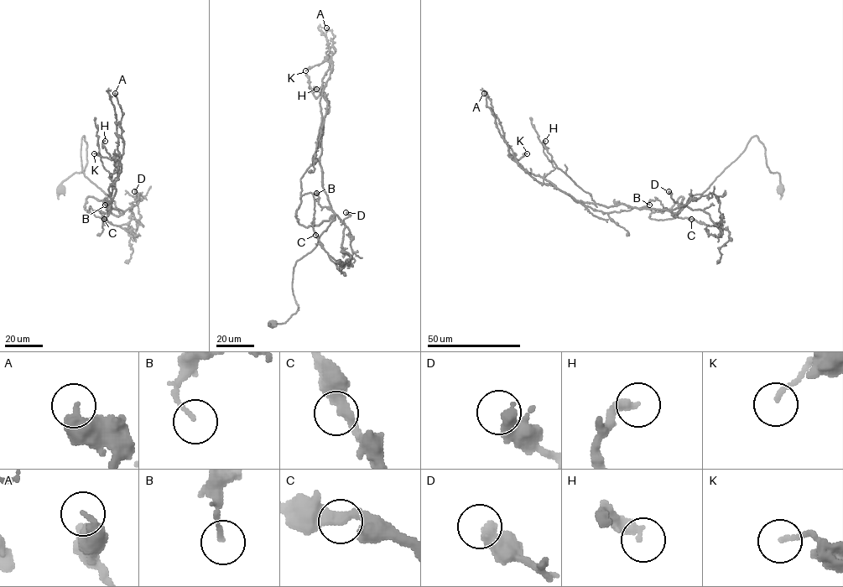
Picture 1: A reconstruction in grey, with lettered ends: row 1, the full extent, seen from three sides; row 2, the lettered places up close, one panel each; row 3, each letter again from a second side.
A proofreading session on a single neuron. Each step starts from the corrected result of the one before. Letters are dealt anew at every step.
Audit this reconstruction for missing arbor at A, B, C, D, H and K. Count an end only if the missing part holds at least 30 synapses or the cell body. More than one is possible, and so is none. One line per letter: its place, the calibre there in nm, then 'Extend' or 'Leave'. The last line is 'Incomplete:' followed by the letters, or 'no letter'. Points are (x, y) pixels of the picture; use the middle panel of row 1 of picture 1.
A: Place: (326, 28). Thickness 320 nm. Leave
B: Place: (316, 193). Thickness 130 nm. Leave
C: Place: (315, 235). Thickness 320 nm. Leave
D: Place: (346, 212). Thickness 360 nm. Leave
H: Place: (316, 89). Thickness 320 nm. Leave
K: Place: (305, 70). Thickness 150 nm. Leave
Incomplete: no letter

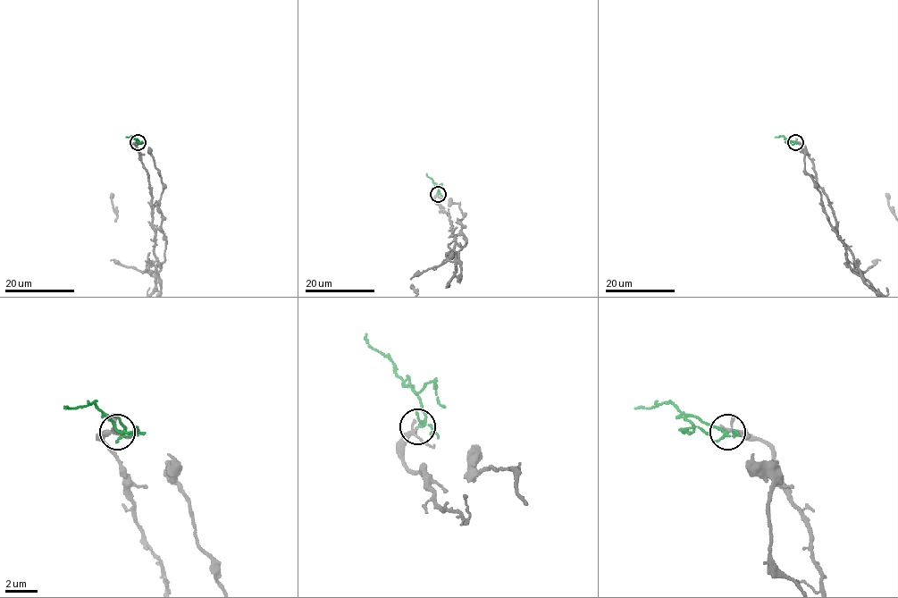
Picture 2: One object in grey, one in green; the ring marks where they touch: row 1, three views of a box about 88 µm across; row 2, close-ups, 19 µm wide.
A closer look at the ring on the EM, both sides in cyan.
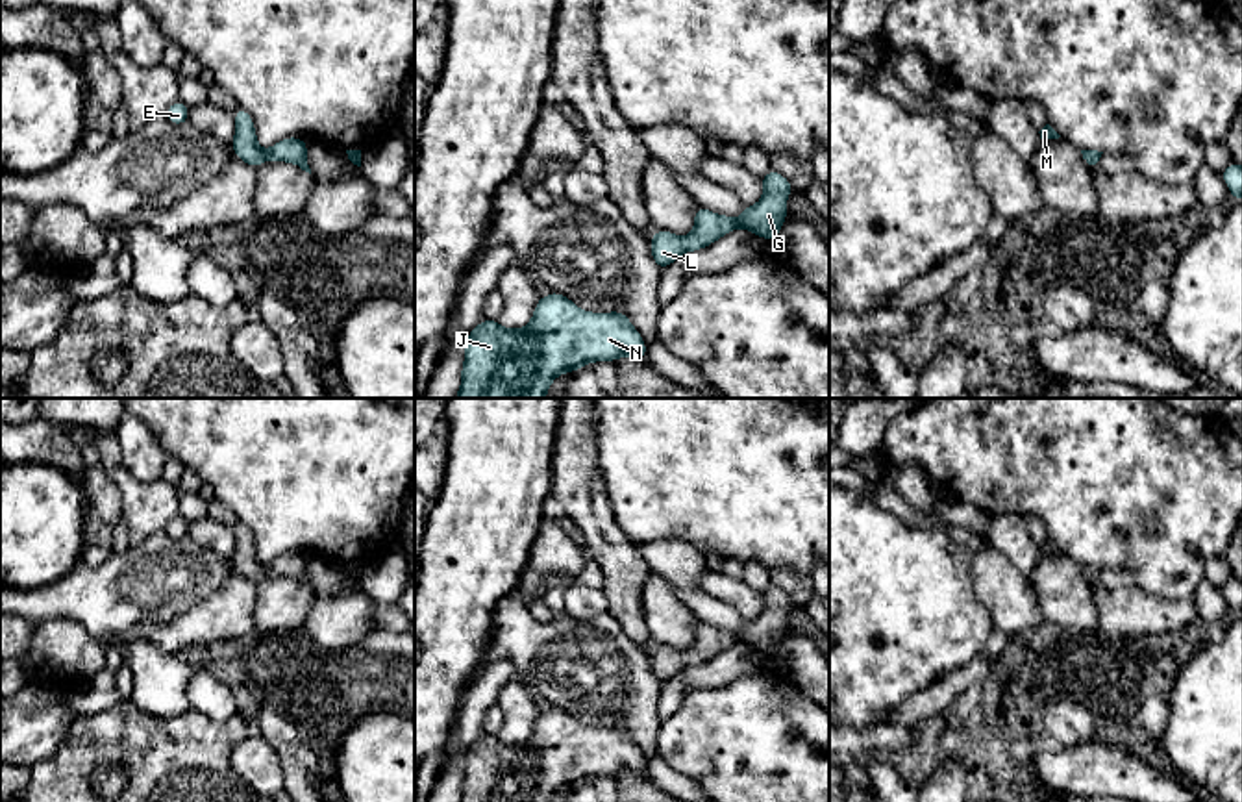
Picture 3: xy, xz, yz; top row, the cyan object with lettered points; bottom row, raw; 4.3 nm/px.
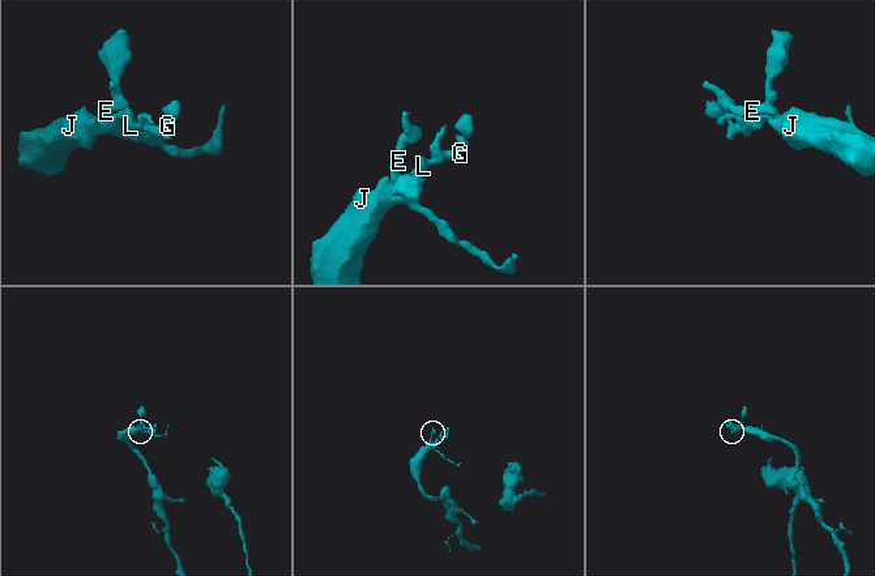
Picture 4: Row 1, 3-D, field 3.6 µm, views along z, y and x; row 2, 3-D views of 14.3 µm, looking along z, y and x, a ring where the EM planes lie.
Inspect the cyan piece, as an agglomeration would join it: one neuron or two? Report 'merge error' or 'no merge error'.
no merge error

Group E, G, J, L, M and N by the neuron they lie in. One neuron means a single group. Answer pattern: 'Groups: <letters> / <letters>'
Groups: E G J L M N

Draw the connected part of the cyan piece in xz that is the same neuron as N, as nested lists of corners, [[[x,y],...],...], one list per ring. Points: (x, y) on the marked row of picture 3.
[[[552,291],[540,296],[524,328],[503,328],[483,320],[466,337],[461,385],[455,398],[546,398],[552,382],[587,363],[616,361],[624,356],[646,359],[646,341],[622,311],[592,313]]]

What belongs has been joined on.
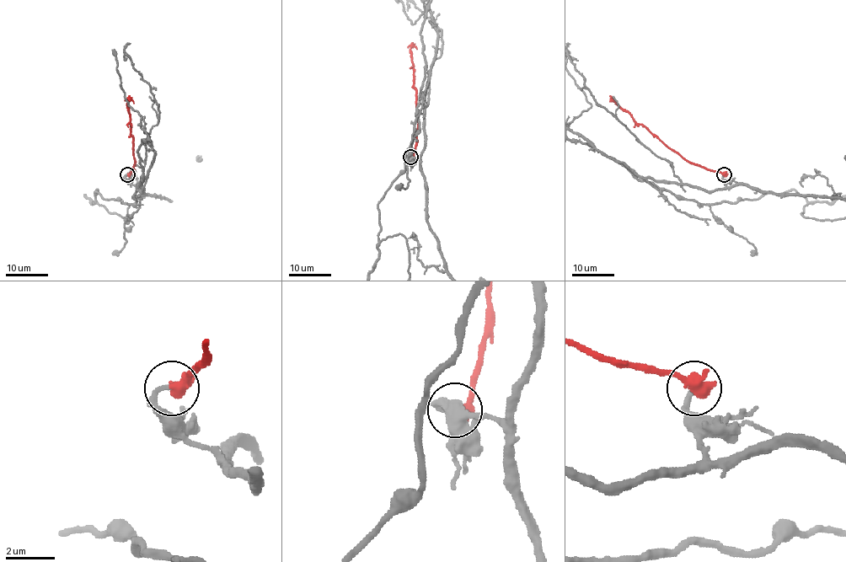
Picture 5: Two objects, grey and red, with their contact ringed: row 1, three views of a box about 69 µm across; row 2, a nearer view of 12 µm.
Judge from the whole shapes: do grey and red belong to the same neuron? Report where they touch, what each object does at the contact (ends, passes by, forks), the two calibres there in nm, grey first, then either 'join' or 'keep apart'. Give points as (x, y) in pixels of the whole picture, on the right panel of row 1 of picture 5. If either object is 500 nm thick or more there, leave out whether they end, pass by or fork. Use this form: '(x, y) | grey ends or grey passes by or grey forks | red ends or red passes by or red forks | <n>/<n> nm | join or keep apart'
(724, 174) | grey ends | red passes by | 190/440 nm | join

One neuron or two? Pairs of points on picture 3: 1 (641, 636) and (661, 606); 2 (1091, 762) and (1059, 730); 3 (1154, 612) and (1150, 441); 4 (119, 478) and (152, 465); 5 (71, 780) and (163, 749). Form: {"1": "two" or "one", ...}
{"1": "two", "2": "two", "3": "two", "4": "two", "5": "one"}

